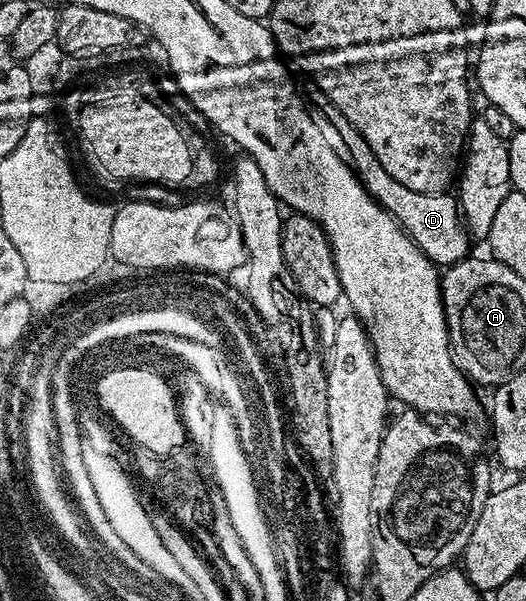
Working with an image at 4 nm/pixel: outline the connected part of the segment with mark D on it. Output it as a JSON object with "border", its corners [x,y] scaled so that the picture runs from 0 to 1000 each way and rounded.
{"border":[[[629,173],[620,175],[618,190],[625,195],[627,206],[633,208],[631,221],[637,230],[637,221],[641,221],[639,235],[646,238],[652,250],[652,241],[656,241],[654,255],[705,328],[762,374],[779,399],[823,434],[825,443],[852,446],[869,436],[878,436],[882,429],[894,428],[895,391],[886,383],[878,364],[871,331],[859,321],[789,319],[781,313],[774,313],[774,306],[759,306],[759,300],[751,300],[743,293],[743,286],[736,286],[728,280],[728,273],[721,273],[721,266],[713,260],[713,253],[705,253],[698,233],[690,233],[686,221],[656,198],[652,186],[644,186],[644,180],[637,180]]]}

